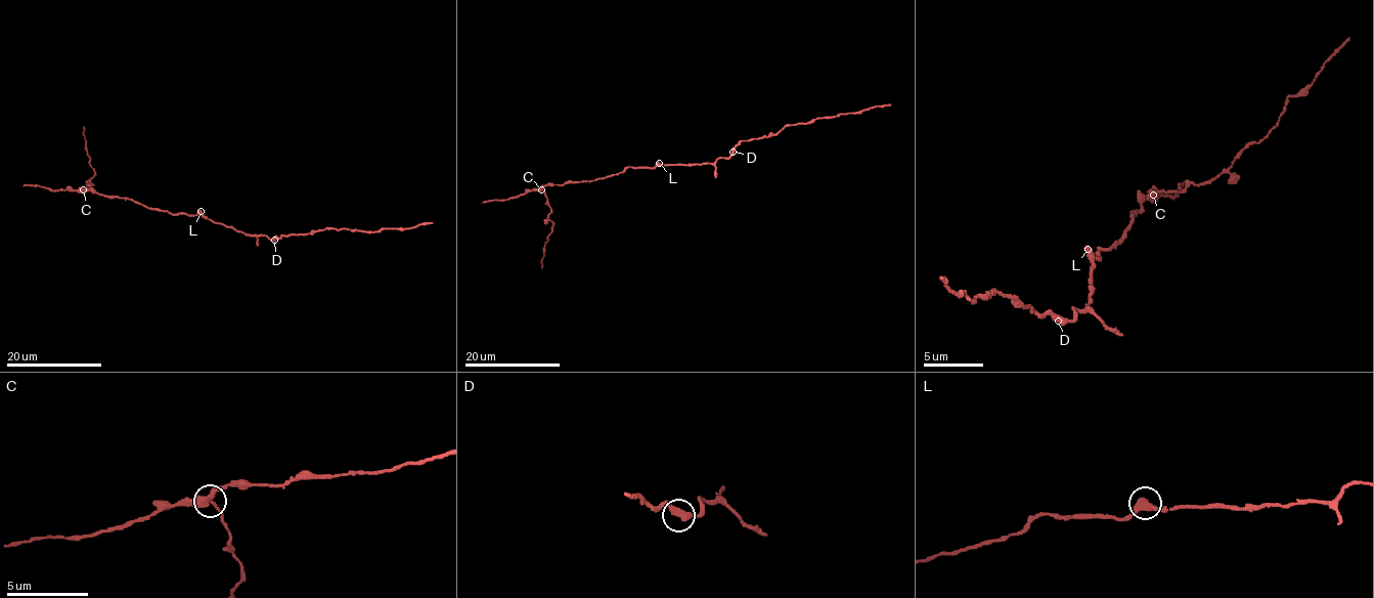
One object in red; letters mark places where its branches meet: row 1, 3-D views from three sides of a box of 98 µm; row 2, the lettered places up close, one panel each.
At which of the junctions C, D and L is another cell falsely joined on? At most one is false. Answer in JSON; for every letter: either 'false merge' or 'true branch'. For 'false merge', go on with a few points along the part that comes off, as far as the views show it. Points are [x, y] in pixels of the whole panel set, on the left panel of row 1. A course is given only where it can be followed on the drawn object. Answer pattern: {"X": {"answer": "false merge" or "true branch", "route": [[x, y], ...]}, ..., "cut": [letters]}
{"C": {"answer": "false merge", "route": [[84, 189], [92, 185], [89, 180], [94, 174], [86, 151], [84, 127]]}, "D": {"answer": "true branch"}, "L": {"answer": "true branch"}, "cut": ["C"]}

